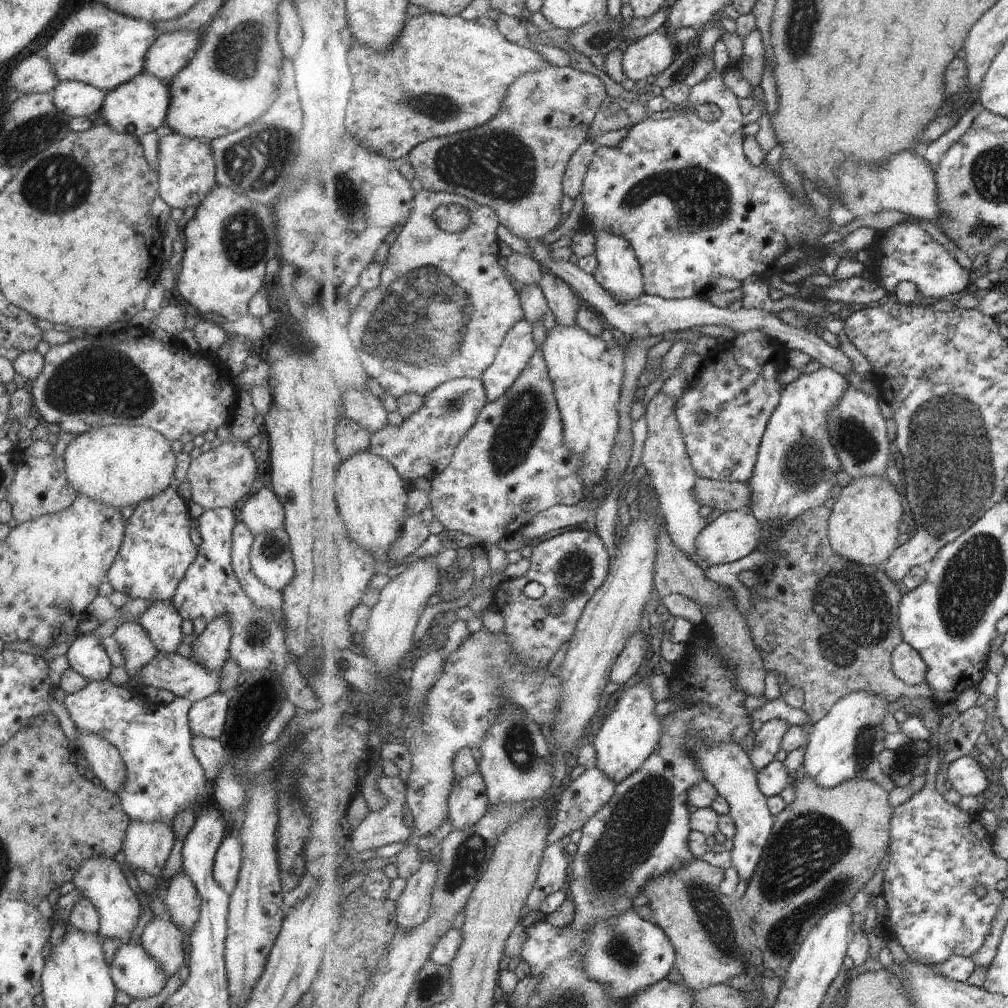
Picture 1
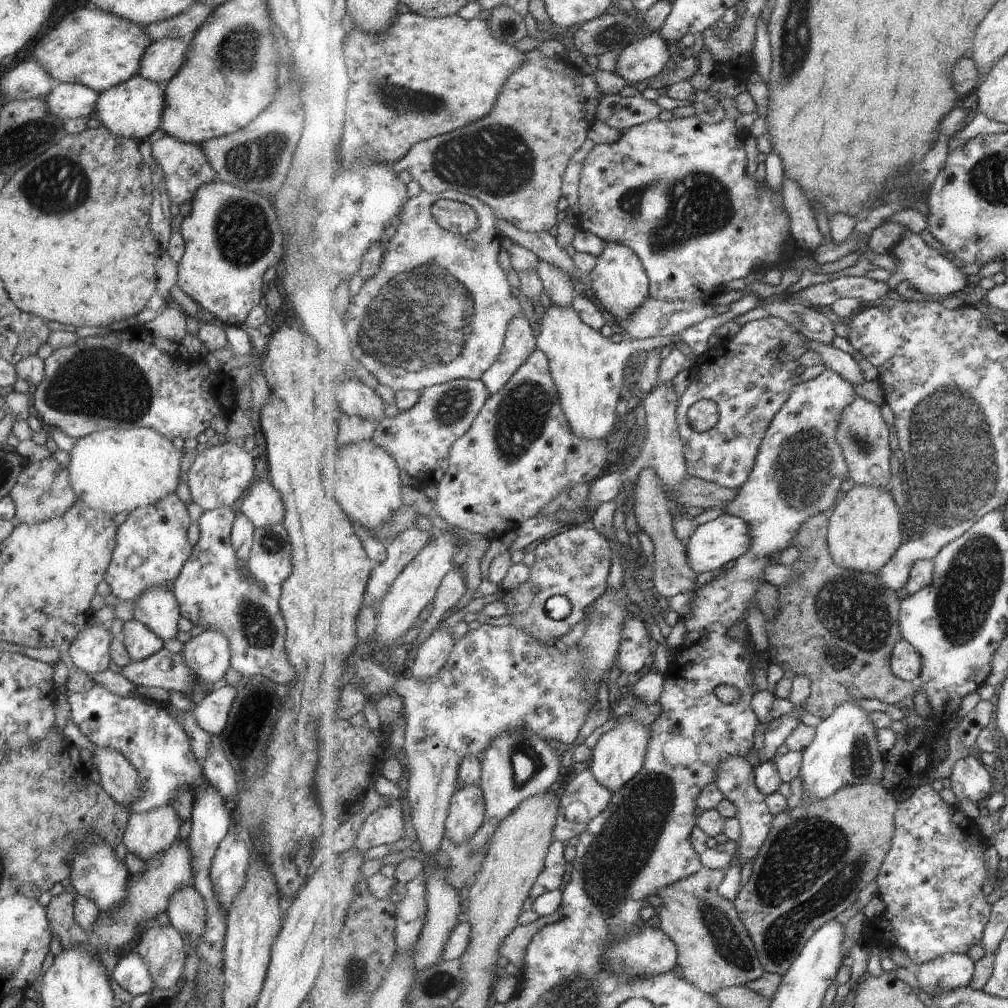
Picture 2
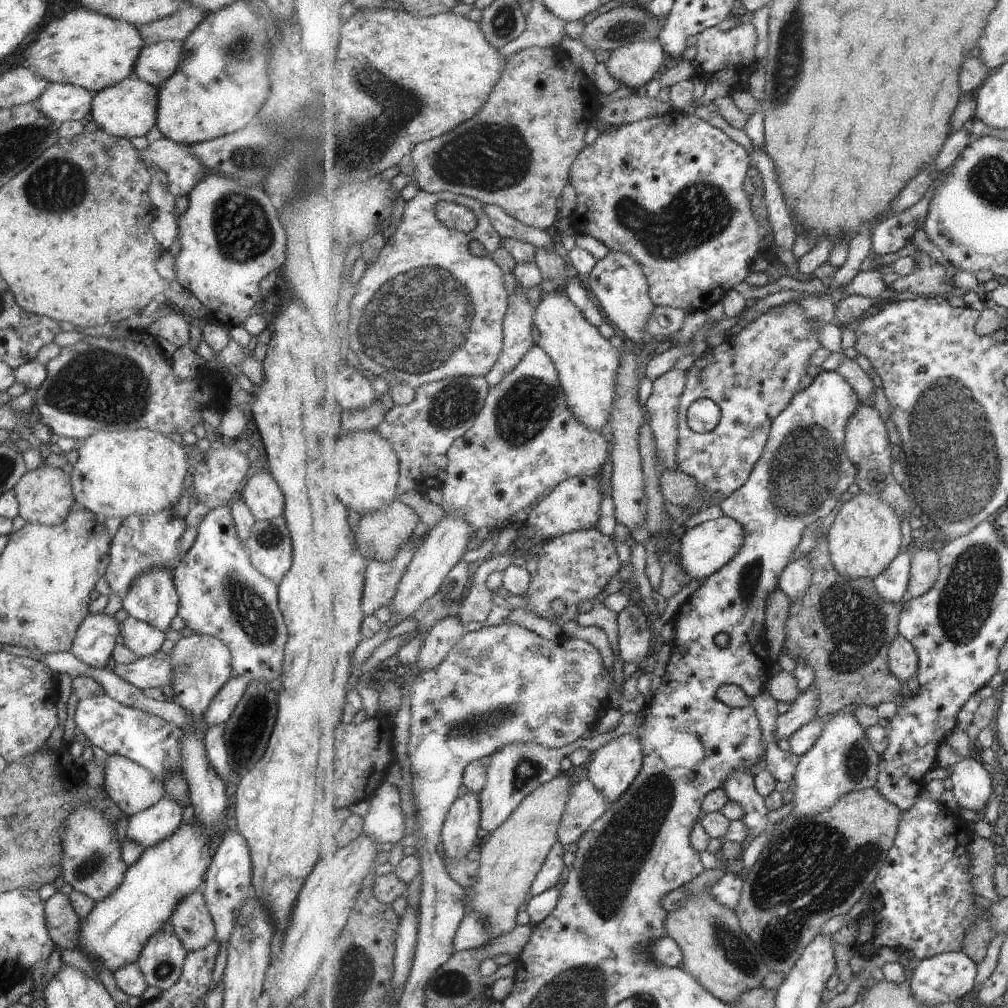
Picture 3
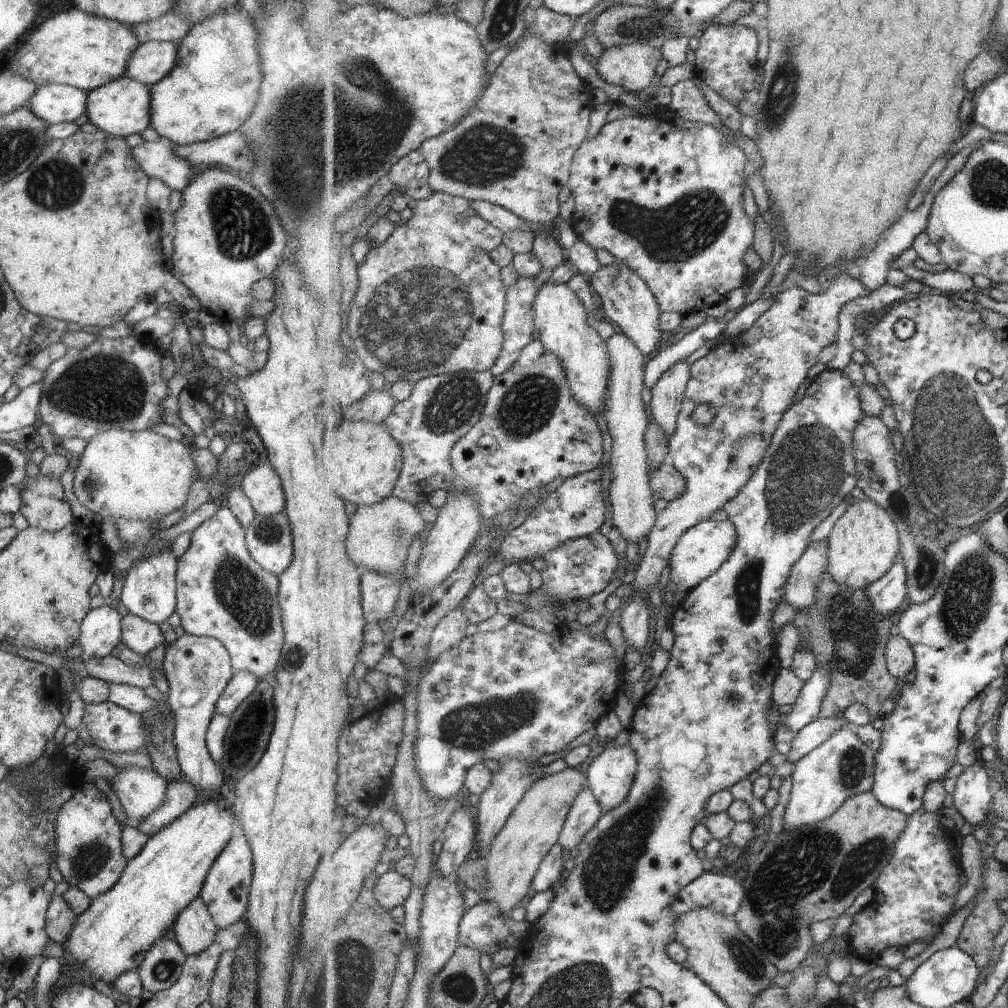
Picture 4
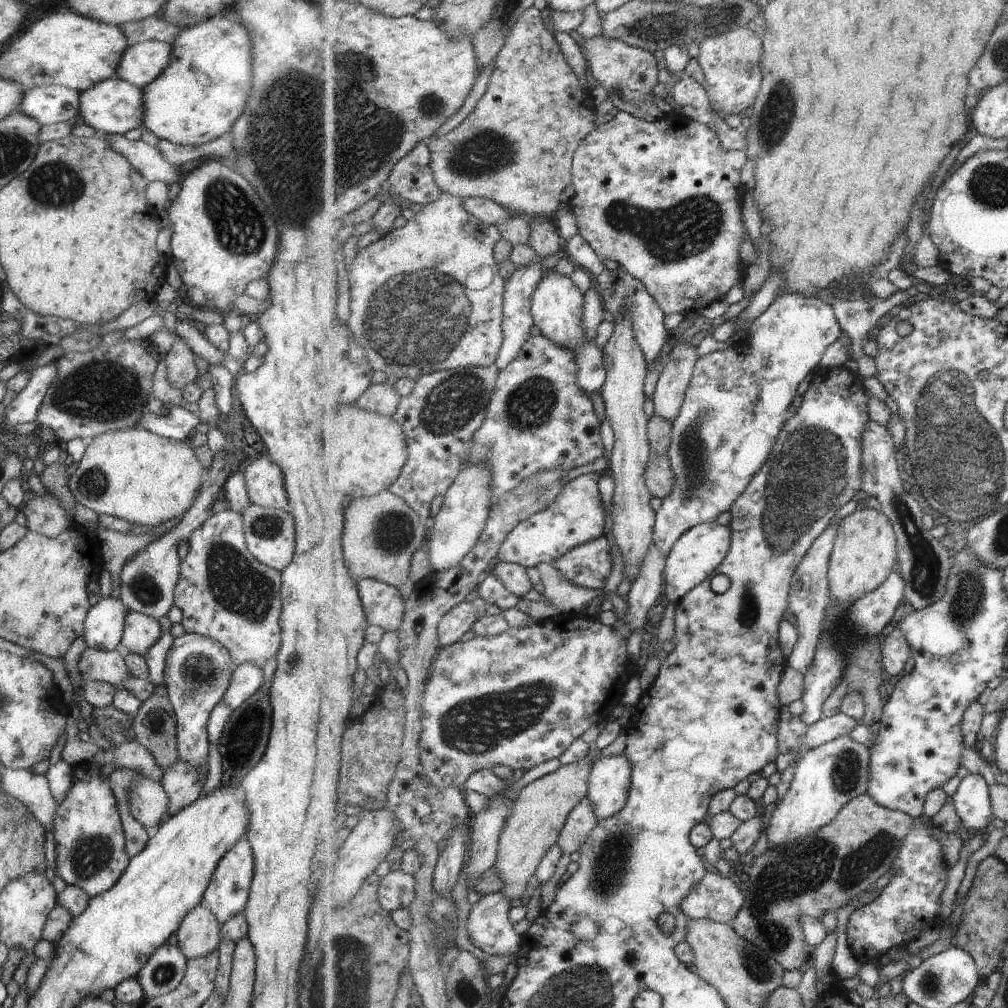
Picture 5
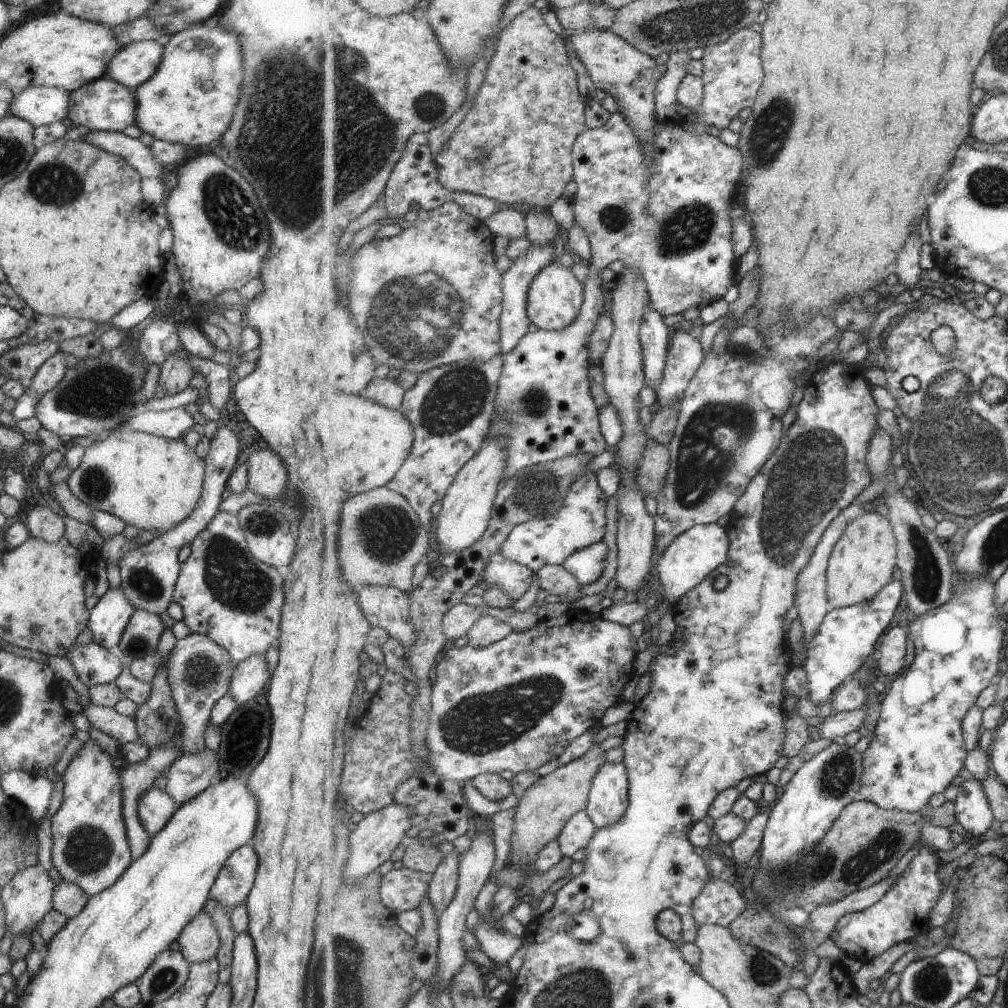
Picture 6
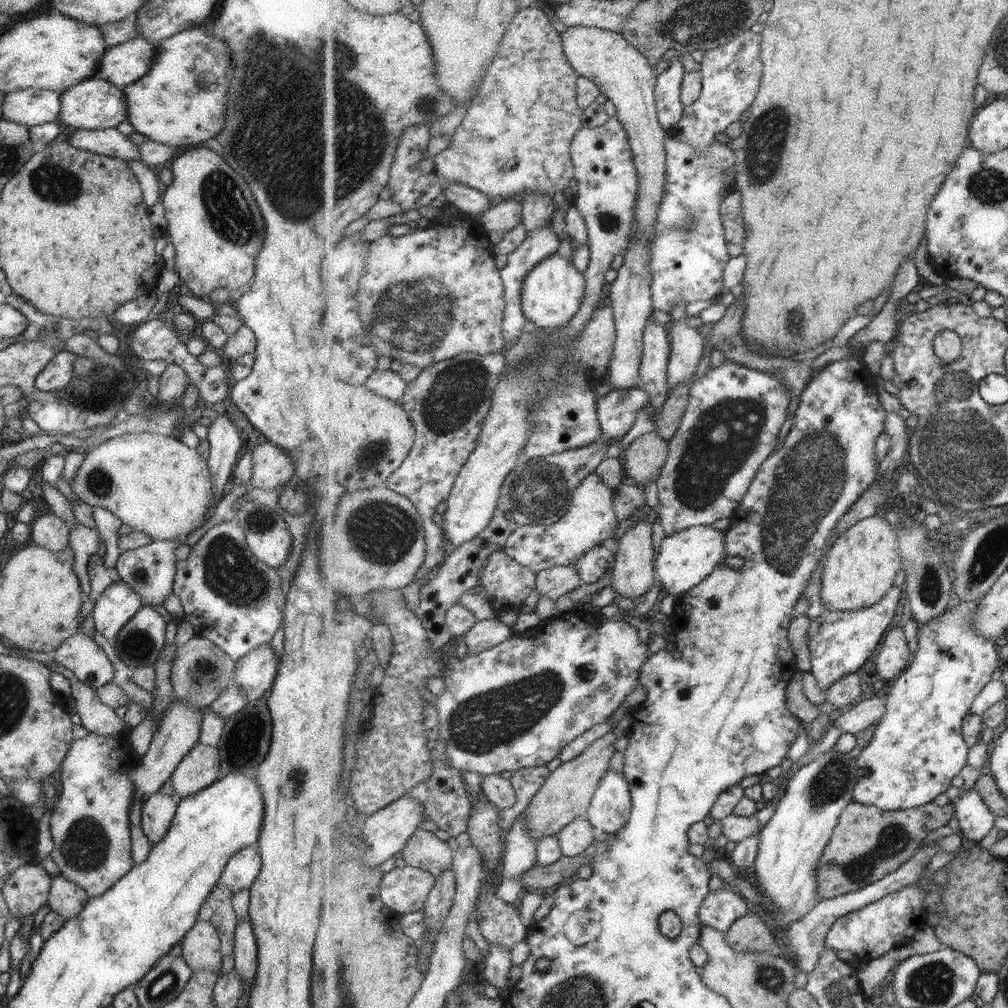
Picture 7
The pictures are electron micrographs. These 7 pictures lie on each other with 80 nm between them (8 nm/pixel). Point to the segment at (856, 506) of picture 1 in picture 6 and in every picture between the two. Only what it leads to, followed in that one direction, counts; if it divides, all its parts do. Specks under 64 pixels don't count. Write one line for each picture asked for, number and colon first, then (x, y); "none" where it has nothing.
2: (864, 532)
3: (865, 538)
4: (865, 544)
5: (865, 554)
6: (865, 560)

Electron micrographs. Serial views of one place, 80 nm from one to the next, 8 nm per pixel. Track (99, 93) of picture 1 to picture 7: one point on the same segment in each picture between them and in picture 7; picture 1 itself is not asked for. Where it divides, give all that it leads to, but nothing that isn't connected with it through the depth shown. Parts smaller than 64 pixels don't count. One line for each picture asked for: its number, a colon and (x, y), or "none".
2: (66, 101)
3: (60, 102)
4: (54, 103)
5: (46, 104)
6: (38, 105)
7: (30, 106)

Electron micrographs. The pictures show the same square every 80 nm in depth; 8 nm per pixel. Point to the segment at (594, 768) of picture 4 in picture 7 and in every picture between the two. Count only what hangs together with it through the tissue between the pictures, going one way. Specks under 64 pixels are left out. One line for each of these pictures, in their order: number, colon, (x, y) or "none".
5: (610, 781)
6: (610, 796)
7: (610, 810)

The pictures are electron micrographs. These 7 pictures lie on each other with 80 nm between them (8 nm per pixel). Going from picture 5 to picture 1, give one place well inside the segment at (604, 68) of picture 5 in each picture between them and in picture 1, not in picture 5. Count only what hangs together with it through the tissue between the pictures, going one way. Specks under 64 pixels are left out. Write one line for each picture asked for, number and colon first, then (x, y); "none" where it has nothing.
1: (652, 54)
2: (641, 61)
3: (633, 65)
4: (631, 68)

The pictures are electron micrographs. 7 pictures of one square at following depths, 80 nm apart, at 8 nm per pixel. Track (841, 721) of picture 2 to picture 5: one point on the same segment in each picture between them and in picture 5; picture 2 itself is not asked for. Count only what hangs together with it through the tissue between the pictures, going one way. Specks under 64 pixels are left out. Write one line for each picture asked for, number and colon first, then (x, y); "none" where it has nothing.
3: (843, 761)
4: (842, 767)
5: (828, 777)

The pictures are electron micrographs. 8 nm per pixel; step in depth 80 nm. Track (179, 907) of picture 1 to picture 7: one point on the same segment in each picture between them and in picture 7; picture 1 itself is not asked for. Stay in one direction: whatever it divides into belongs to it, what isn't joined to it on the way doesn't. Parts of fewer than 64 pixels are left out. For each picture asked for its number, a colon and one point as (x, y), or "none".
2: (186, 911)
3: (192, 925)
4: (194, 930)
5: (197, 934)
6: (198, 941)
7: (199, 946)

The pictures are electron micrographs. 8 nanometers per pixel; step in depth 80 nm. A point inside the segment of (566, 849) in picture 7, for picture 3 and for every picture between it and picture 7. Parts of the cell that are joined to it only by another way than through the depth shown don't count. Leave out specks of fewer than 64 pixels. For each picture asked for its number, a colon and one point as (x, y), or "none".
3: (586, 805)
4: (585, 814)
5: (582, 822)
6: (577, 834)

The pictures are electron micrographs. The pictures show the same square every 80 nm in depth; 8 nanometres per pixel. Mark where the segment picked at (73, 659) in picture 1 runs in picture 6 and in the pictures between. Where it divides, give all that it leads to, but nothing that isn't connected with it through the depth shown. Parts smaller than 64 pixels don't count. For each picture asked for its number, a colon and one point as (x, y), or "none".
2: (88, 652)
3: (97, 634)
4: (99, 632)
5: (102, 627)
6: (107, 618)

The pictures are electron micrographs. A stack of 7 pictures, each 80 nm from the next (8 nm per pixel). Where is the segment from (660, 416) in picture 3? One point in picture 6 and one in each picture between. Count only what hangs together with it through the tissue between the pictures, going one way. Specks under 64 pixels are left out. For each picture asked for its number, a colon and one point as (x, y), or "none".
4: (668, 394)
5: (675, 377)
6: (685, 357)

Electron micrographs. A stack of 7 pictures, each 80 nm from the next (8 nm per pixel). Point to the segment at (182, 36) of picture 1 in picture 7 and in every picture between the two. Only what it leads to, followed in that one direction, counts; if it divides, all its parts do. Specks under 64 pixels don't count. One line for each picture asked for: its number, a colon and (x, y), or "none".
2: (162, 58)
3: (155, 62)
4: (149, 62)
5: (139, 64)
6: (131, 64)
7: (120, 64)

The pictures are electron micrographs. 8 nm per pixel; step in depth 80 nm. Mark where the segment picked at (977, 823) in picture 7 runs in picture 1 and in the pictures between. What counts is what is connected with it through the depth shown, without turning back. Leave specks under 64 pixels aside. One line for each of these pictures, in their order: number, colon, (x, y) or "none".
1: (967, 777)
2: (970, 782)
3: (972, 787)
4: (973, 794)
5: (972, 800)
6: (974, 813)

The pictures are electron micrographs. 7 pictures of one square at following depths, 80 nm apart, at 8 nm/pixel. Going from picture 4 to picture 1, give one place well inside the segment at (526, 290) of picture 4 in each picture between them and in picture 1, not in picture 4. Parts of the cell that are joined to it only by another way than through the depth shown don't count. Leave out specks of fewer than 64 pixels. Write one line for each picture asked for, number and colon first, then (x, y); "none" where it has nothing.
1: (518, 350)
2: (520, 343)
3: (518, 329)

